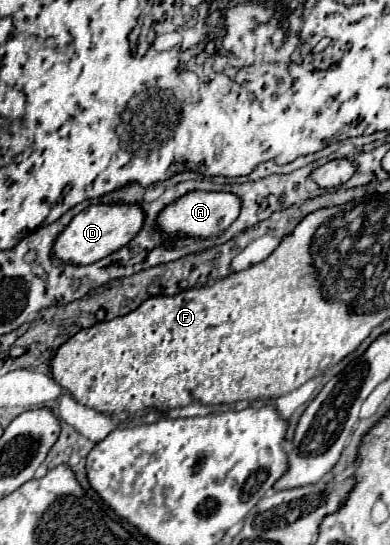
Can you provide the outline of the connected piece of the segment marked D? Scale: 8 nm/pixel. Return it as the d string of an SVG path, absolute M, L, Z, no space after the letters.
M93 204L85 208L81 214L77 214L69 222L69 226L57 236L57 242L53 244L53 258L77 266L93 264L109 256L113 250L125 246L131 238L137 236L141 226L143 226L143 212L137 204L115 204L115 206Z

